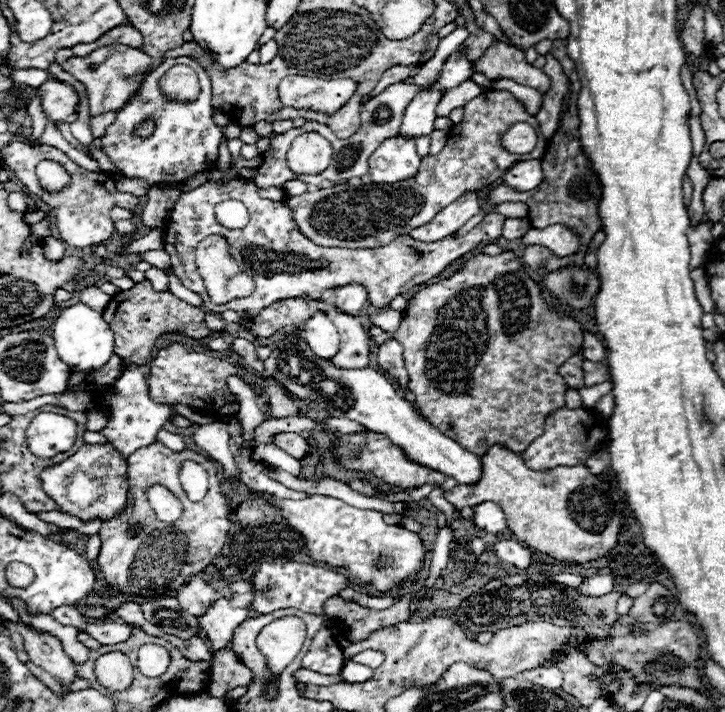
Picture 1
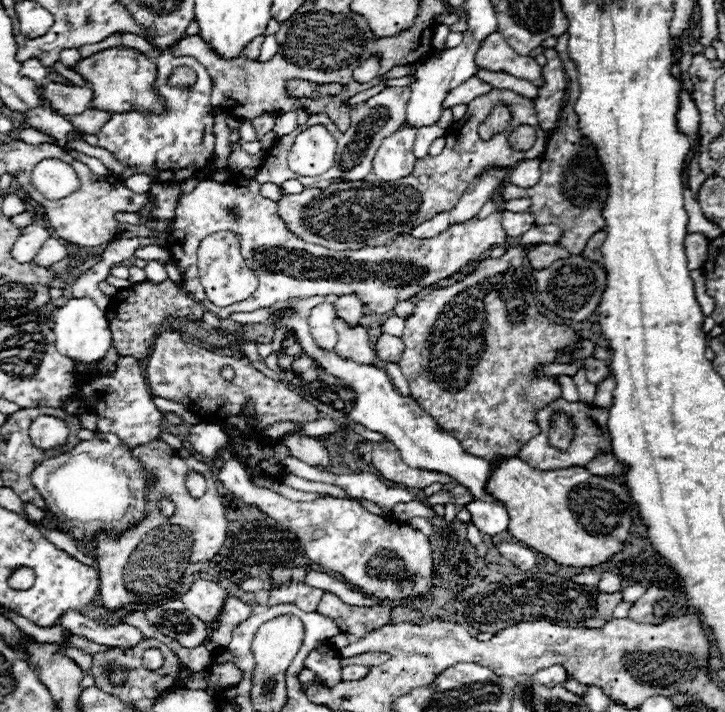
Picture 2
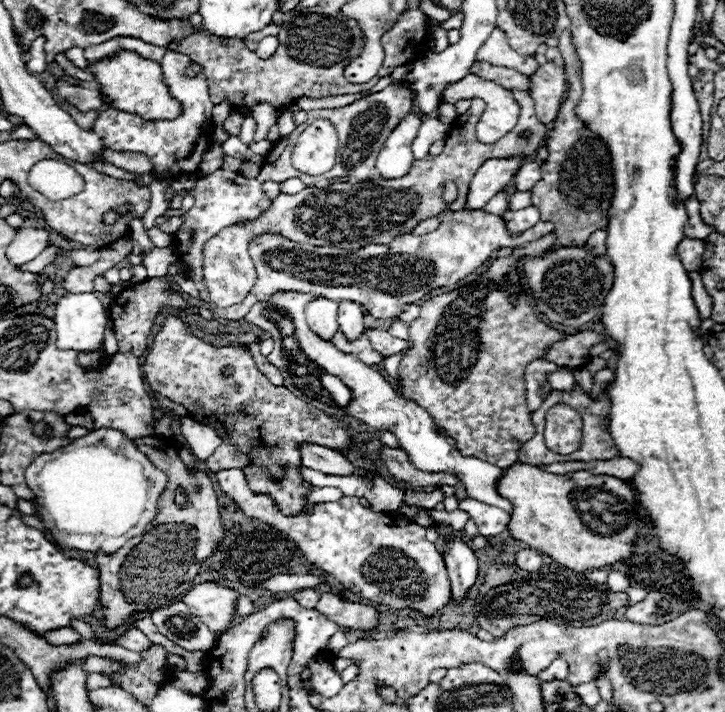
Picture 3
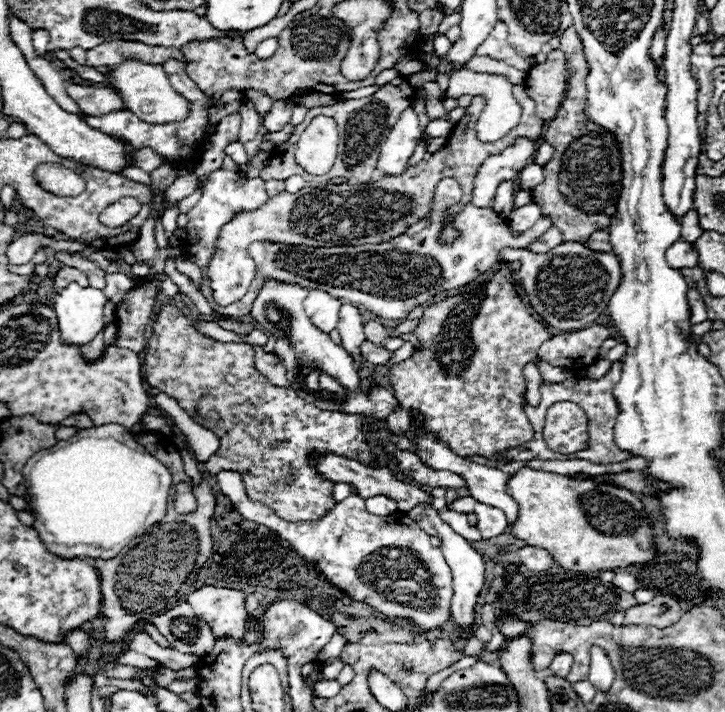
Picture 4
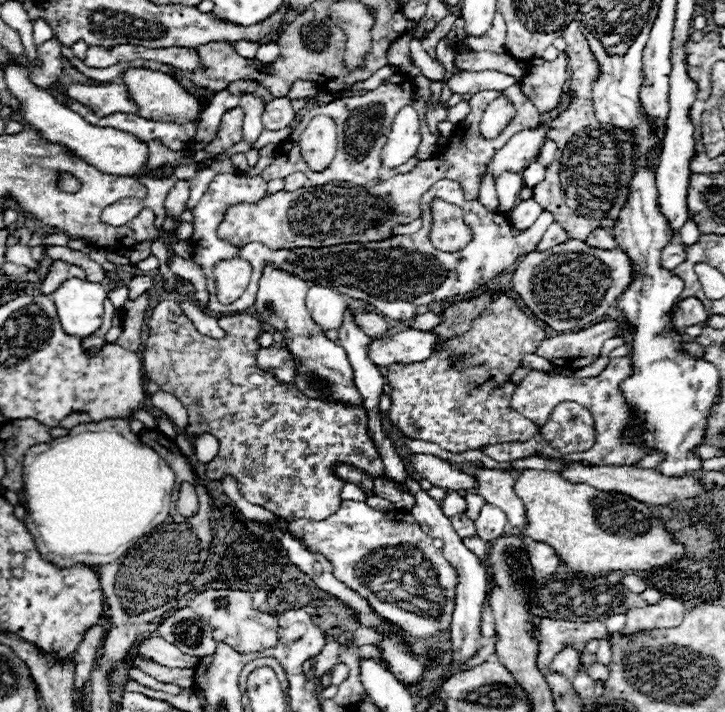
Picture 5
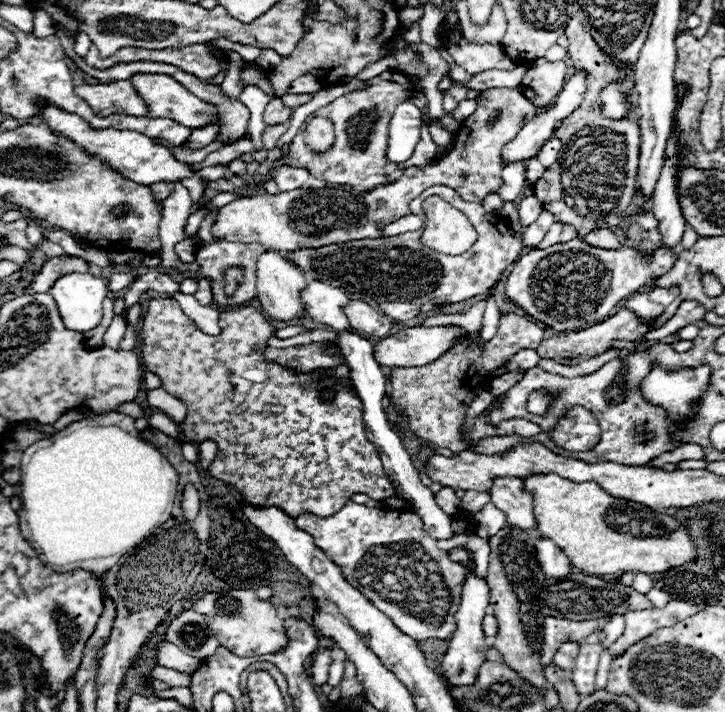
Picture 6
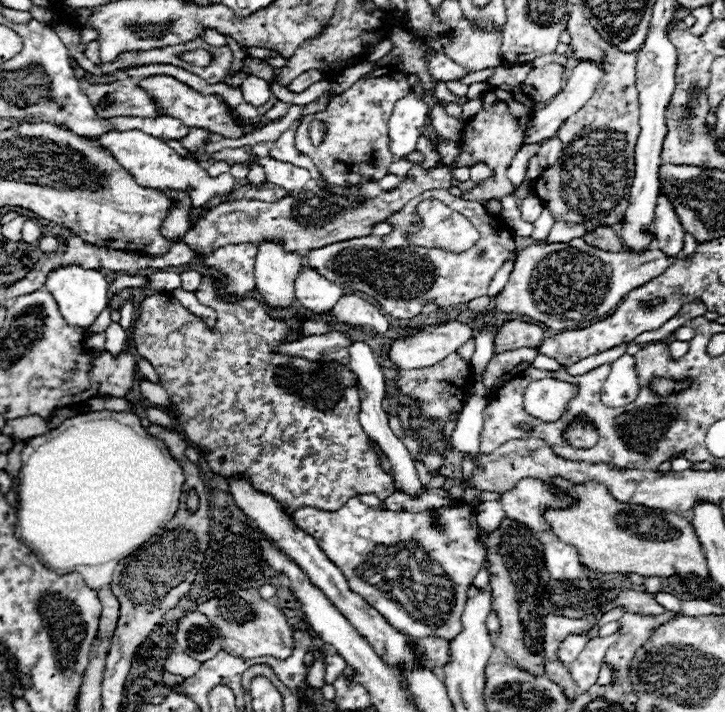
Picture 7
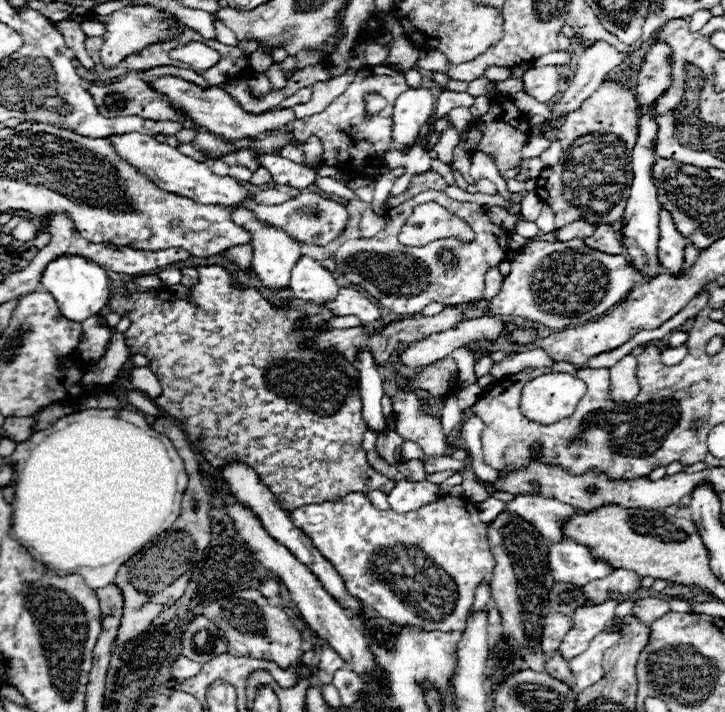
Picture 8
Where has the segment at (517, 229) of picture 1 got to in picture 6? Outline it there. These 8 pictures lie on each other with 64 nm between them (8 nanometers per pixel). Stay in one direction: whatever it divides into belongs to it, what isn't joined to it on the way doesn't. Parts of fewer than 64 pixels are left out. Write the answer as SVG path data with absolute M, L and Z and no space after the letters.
M528 196L528 198L522 198L522 202L518 204L518 212L520 212L520 222L524 226L530 226L532 222L536 222L536 218L540 216L542 212L542 204L536 196Z

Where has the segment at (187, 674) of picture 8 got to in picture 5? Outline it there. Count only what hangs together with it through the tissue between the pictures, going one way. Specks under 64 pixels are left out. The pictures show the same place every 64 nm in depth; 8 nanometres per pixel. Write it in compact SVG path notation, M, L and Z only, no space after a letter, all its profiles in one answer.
M148 638L148 640L142 640L136 648L146 658L150 658L150 660L162 664L162 666L176 664L176 666L166 666L166 668L190 668L190 670L194 670L196 664L200 662L200 658L182 654L174 644L166 642L164 638Z

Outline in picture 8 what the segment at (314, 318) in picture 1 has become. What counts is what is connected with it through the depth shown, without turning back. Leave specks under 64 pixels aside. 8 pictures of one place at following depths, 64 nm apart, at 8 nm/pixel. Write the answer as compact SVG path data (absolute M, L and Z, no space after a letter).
M300 256L290 274L290 290L296 298L326 304L332 300L332 296L338 294L338 284L334 276L314 258Z

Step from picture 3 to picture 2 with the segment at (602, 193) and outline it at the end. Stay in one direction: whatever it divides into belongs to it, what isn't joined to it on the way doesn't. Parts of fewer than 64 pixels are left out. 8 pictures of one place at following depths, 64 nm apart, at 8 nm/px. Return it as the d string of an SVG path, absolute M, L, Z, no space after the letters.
M562 34L556 44L556 52L560 54L560 60L566 66L566 76L568 76L568 100L564 108L560 110L556 130L548 136L546 142L546 152L544 160L540 164L542 176L540 182L534 188L522 190L522 188L512 188L510 184L504 184L500 196L502 200L510 200L516 196L530 196L532 206L530 210L534 212L536 225L546 225L548 222L558 224L564 230L564 238L554 244L554 246L538 245L528 249L528 262L532 268L544 268L550 266L554 260L570 254L582 254L588 238L602 230L606 226L606 220L602 218L602 208L608 198L608 182L602 164L598 162L596 148L582 136L578 128L578 116L574 112L574 102L580 96L580 84L578 84L578 72L576 68L568 68L572 64L570 54L568 54L568 34Z

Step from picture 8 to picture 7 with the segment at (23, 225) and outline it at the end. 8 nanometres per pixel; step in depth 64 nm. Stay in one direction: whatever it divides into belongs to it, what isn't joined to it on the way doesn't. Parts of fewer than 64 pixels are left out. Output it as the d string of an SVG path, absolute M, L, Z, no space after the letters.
M26 220L22 226L22 240L24 242L36 242L40 236L42 236L42 228L36 222Z

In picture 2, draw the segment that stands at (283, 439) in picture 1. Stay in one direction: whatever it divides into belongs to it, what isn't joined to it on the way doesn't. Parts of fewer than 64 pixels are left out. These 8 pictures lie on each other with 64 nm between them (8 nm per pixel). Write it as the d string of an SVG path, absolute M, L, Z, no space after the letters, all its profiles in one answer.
M288 436L284 444L290 448L292 456L296 456L298 460L302 460L308 466L318 466L318 468L330 466L328 450L314 438L308 438L308 436Z

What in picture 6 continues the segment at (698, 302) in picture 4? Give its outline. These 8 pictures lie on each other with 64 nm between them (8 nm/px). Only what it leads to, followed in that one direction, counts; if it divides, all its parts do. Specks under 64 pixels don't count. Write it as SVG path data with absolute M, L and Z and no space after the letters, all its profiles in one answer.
M698 302L680 304L678 312L676 312L662 328L658 328L658 330L654 330L654 332L648 332L646 336L642 336L642 340L646 340L646 342L660 342L660 340L664 340L666 336L676 334L680 328L684 328L684 326L688 326L688 324L694 324L696 320L702 320L704 314L706 314L706 310L704 310L704 306L698 304Z

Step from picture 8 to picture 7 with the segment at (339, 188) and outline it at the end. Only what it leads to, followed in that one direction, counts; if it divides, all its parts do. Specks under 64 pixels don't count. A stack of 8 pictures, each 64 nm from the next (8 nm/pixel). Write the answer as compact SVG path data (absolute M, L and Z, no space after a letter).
M298 120L274 142L270 154L272 154L272 158L276 158L276 160L286 160L286 162L292 162L292 164L296 164L296 166L302 166L302 168L310 170L310 172L312 172L312 178L318 180L320 187L327 188L329 183L320 176L320 172L316 170L316 166L312 164L312 160L310 160L306 154L302 154L302 152L296 150L296 144L294 144L296 126L298 126Z

